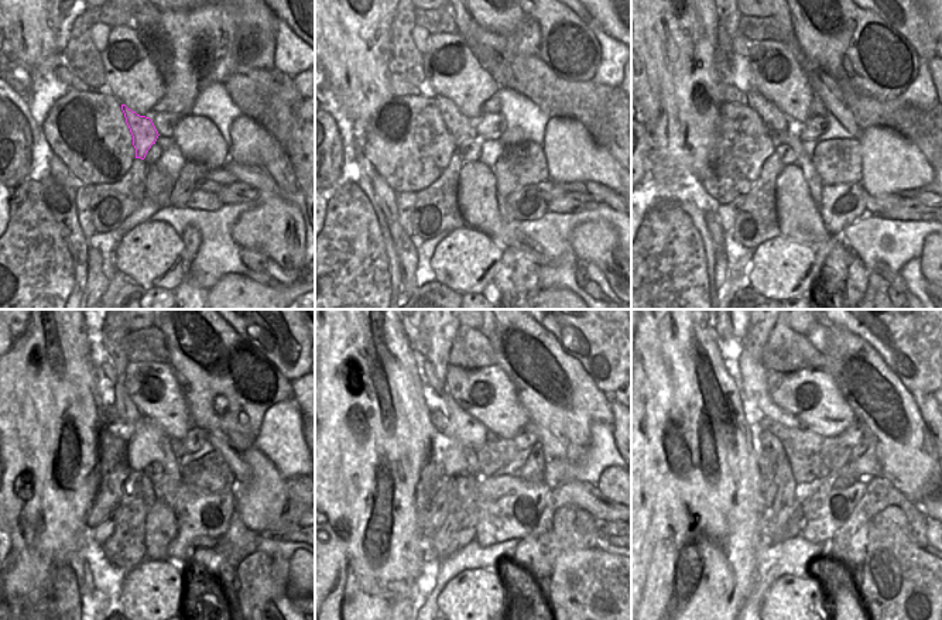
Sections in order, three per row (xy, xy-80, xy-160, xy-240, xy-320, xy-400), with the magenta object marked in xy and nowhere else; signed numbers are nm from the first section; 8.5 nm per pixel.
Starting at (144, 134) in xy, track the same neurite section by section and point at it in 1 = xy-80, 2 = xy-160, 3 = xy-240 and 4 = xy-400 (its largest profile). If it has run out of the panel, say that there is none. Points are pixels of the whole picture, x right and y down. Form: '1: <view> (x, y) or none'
1: xy-80 (462, 129)
2: xy-160 (773, 117)
3: xy-240 (113, 338)
4: xy-400 (756, 338)

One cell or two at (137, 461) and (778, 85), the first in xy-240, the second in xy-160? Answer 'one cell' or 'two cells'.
two cells

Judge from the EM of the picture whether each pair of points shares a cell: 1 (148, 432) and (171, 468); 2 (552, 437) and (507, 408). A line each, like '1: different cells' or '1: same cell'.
1: same cell
2: different cells

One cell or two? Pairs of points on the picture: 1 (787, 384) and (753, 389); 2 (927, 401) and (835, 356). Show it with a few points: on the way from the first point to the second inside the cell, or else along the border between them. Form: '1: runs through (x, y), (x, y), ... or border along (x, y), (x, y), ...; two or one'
1: border along (768, 372), (770, 398), (790, 413); two
2: border along (910, 391), (925, 425); two

